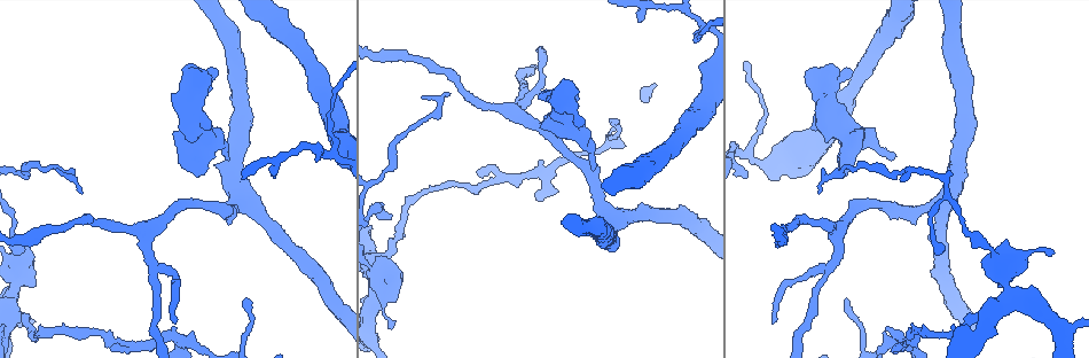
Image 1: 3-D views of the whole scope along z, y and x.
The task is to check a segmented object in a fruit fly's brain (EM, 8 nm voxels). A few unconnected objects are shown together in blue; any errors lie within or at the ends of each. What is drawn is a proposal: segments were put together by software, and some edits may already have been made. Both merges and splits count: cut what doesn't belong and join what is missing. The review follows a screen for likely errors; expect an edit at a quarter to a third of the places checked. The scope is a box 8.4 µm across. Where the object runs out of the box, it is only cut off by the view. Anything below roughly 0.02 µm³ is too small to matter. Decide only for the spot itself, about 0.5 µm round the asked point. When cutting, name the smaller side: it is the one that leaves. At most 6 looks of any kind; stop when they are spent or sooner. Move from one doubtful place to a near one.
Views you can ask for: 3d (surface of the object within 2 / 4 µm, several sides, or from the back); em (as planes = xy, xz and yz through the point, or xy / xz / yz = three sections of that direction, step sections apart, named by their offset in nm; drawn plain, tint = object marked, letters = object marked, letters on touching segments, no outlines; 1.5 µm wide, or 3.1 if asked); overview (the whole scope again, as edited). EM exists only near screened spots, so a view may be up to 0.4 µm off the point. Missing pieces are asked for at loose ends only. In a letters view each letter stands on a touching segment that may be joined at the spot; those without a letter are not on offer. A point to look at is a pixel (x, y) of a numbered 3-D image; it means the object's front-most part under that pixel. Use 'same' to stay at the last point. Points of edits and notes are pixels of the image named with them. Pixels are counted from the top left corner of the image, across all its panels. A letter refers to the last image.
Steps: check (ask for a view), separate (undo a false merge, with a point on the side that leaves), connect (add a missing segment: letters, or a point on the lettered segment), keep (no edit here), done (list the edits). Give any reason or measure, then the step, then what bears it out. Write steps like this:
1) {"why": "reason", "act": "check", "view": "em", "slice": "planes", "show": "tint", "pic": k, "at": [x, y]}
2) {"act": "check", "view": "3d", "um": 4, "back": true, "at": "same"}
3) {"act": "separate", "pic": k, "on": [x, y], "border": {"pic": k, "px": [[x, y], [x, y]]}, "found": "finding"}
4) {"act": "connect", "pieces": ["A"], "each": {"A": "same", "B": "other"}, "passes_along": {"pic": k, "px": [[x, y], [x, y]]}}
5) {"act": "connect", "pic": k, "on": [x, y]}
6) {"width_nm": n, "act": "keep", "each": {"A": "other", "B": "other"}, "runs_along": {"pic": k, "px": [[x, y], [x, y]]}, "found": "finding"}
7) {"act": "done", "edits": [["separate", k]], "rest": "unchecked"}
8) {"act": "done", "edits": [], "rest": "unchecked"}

{"act": "check", "view": "em", "slice": "xz", "step": 4, "show": "tint", "pic": 1, "at": [1053, 250]}

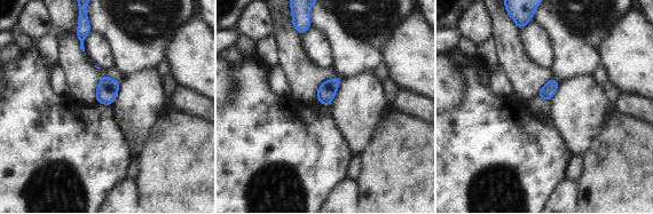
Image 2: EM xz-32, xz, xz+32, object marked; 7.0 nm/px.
{"act": "check", "view": "em", "slice": "planes", "show": "letters", "at": "same"}

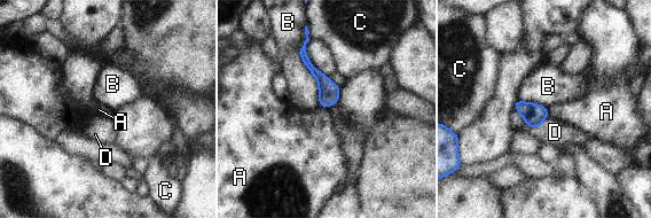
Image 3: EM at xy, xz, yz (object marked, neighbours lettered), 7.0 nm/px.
{"act": "keep", "each": {"A": "other", "B": "other", "C": "other", "D": "other"}, "runs_along": {"pic": 3, "px": [[303, 51], [334, 101]]}, "found": "no lettered segment goes on from it"}

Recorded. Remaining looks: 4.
{"why": "branch stops here", "act": "check", "view": "em", "slice": "planes", "show": "letters", "pic": 1, "at": [891, 159]}

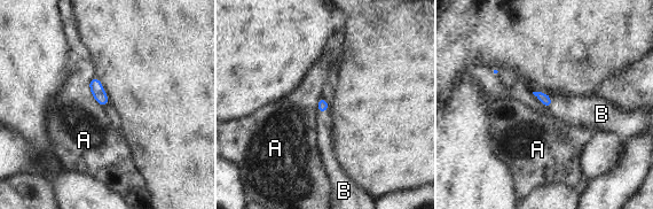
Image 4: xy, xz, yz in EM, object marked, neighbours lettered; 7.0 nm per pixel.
{"act": "connect", "pieces": ["B"], "each": {"A": "other", "B": "same"}, "passes_along": {"pic": 4, "px": [[322, 106], [322, 111], [323, 121]]}, "found": "the neuron continues"}

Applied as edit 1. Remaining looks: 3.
{"act": "done", "edits": [["connect", 4]], "rest": "unchecked"}

